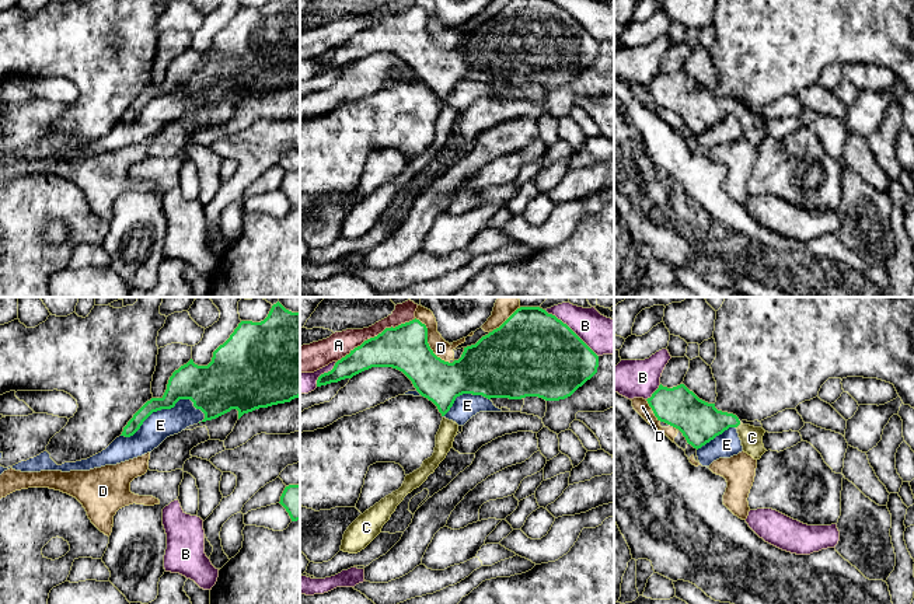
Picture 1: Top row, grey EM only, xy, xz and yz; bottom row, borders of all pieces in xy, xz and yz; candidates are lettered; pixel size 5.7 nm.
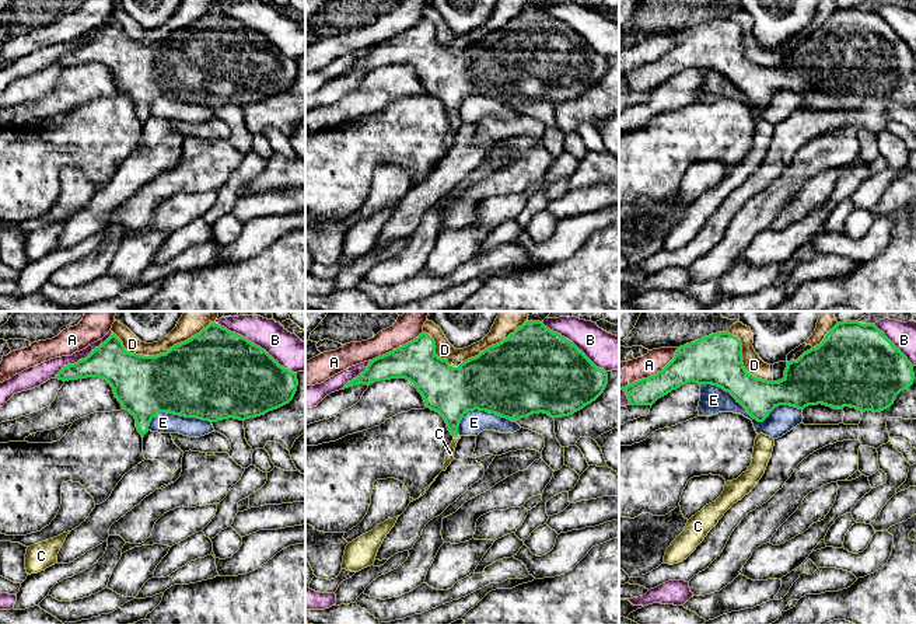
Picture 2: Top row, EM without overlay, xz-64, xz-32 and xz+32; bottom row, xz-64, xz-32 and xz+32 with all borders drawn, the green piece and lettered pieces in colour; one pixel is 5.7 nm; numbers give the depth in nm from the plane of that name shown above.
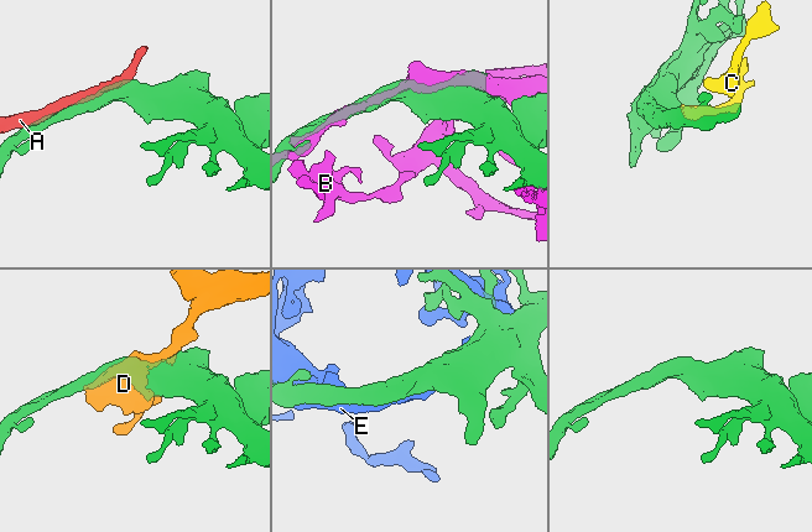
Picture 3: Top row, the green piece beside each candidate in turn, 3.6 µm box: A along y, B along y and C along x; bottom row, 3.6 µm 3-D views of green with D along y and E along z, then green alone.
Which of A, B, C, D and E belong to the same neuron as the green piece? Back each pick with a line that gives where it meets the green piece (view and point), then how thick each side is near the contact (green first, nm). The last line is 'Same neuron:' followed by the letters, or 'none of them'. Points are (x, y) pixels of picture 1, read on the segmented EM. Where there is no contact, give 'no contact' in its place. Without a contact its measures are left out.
C: contact yz (738, 425); calibres 240 and 130 nm
Same neuron: C

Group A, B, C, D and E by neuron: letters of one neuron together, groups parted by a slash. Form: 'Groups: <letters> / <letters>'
Groups: A / B / C / D / E

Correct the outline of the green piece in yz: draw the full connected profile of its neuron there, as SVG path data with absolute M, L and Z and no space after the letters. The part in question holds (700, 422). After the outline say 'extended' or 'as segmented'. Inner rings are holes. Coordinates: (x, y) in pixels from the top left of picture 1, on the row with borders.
M660 384L646 401L657 420L678 429L697 450L729 427L736 427L744 453L760 460L767 451L763 444L763 427L743 425L736 415L718 411L715 404L700 399L684 384L673 388Z; extended

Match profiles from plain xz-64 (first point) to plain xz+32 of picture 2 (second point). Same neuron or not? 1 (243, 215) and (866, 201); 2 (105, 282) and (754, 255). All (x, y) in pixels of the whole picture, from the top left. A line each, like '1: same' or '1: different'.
1: different
2: different

